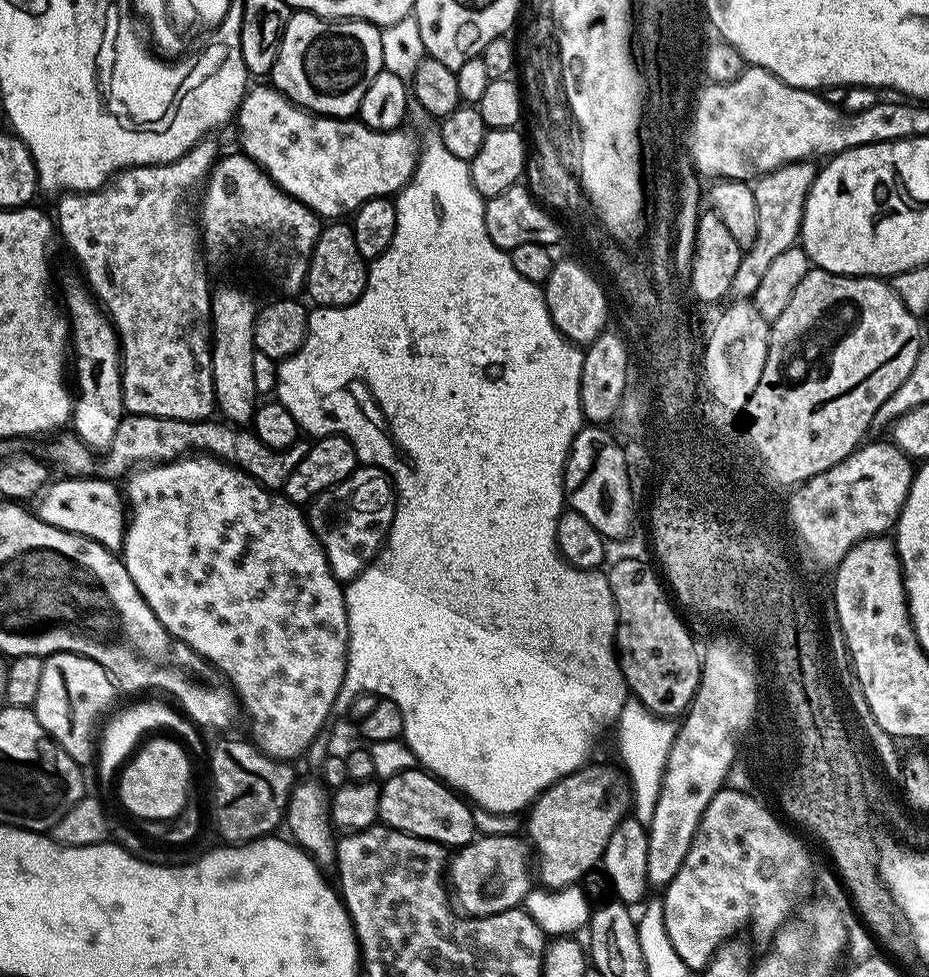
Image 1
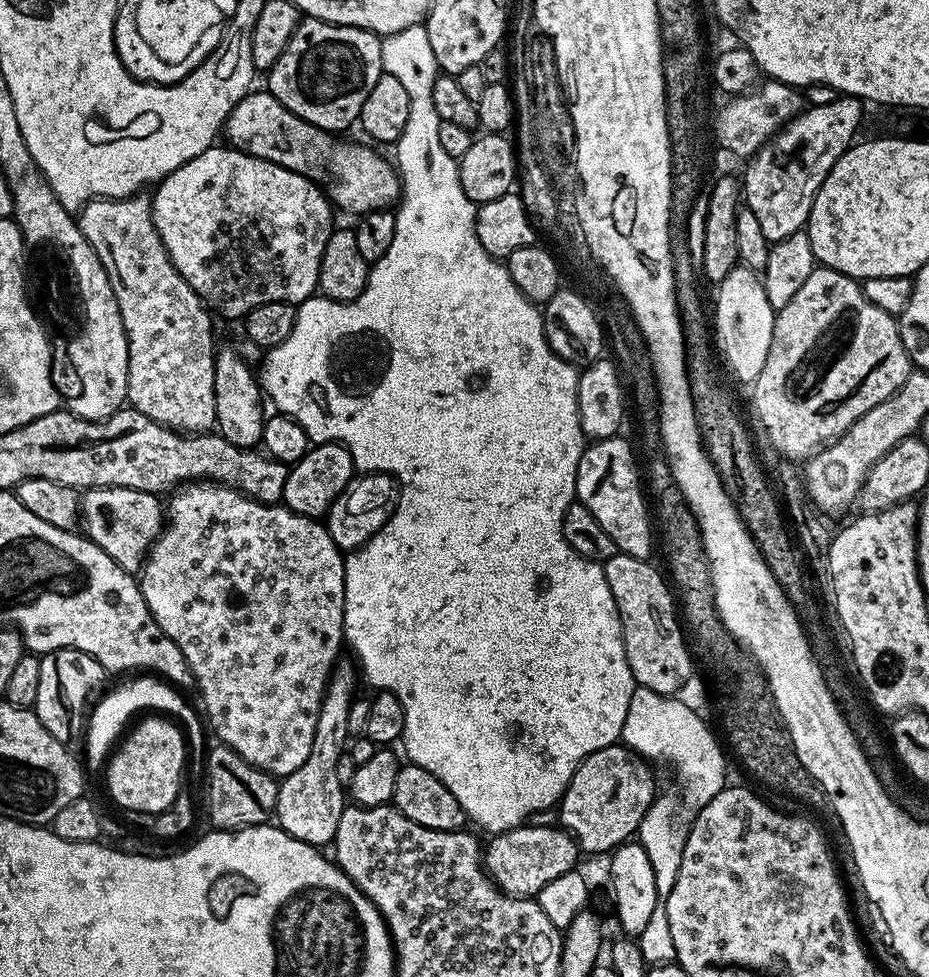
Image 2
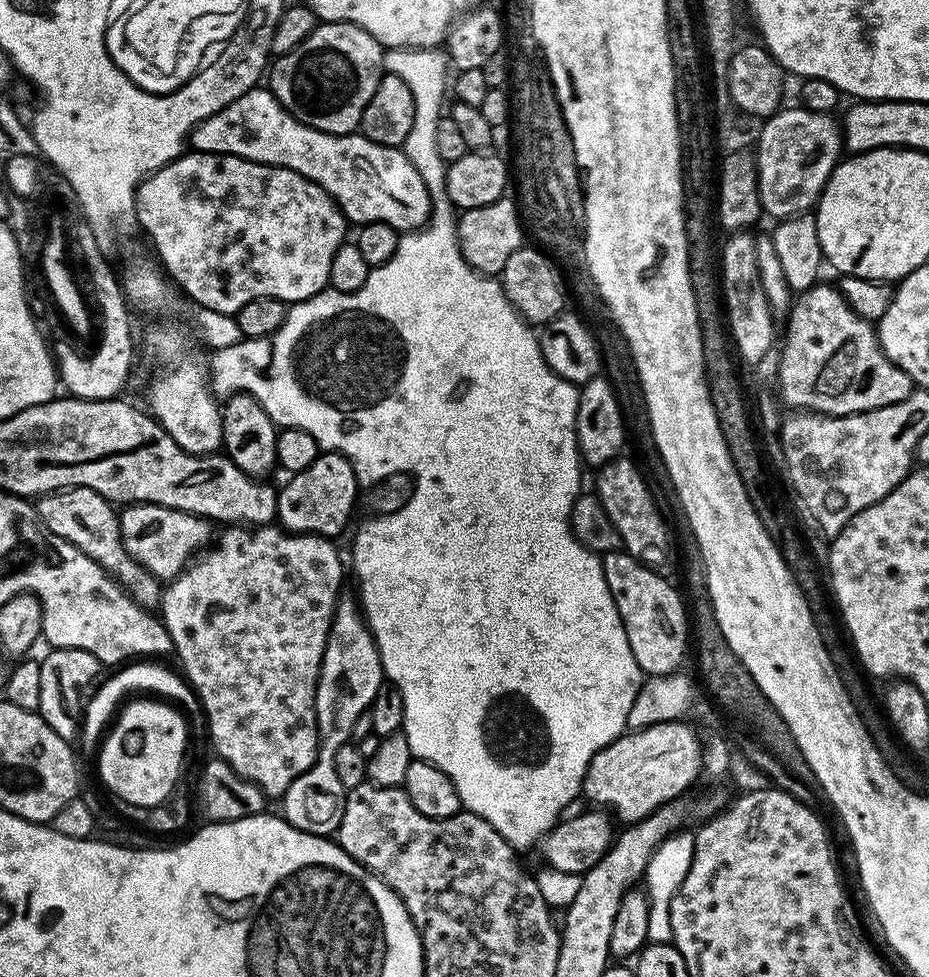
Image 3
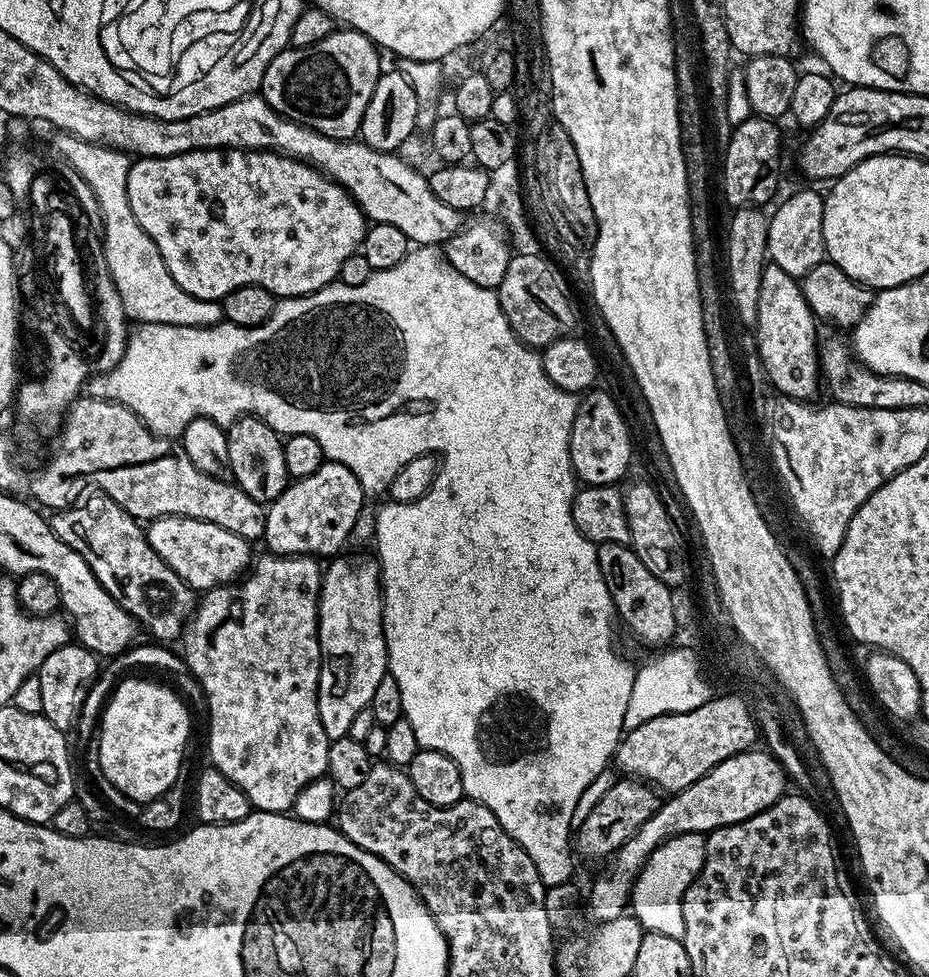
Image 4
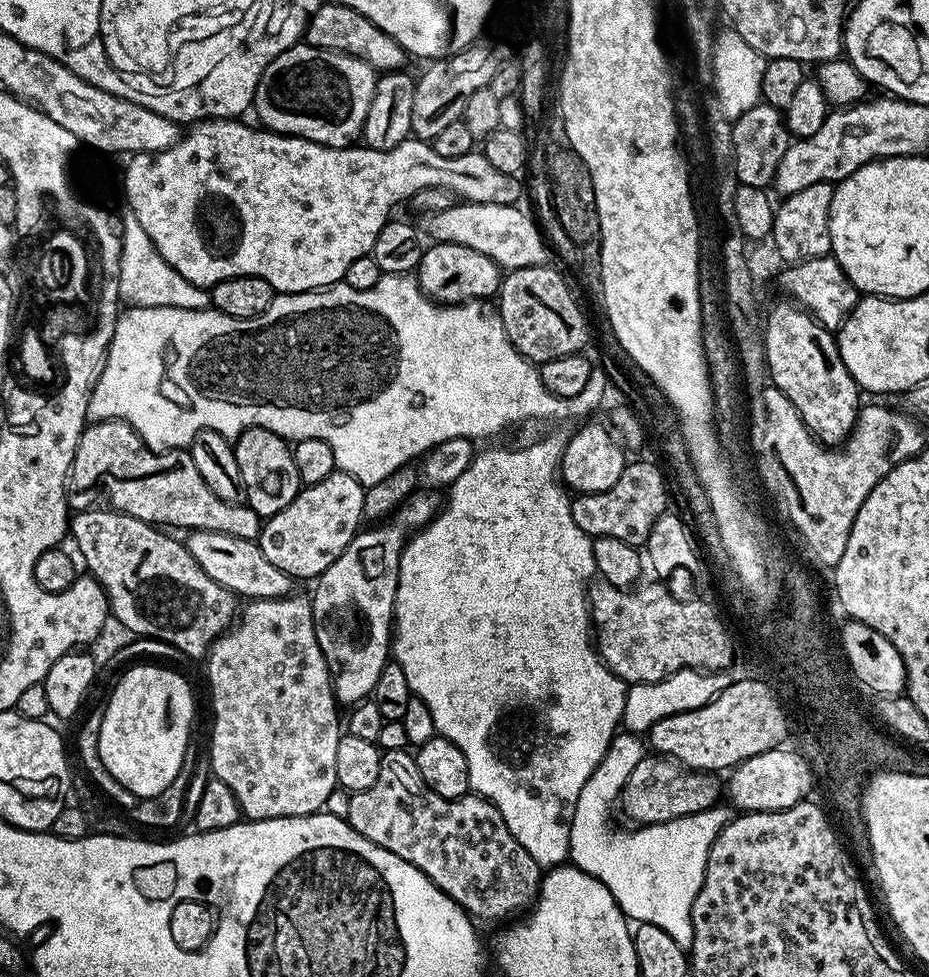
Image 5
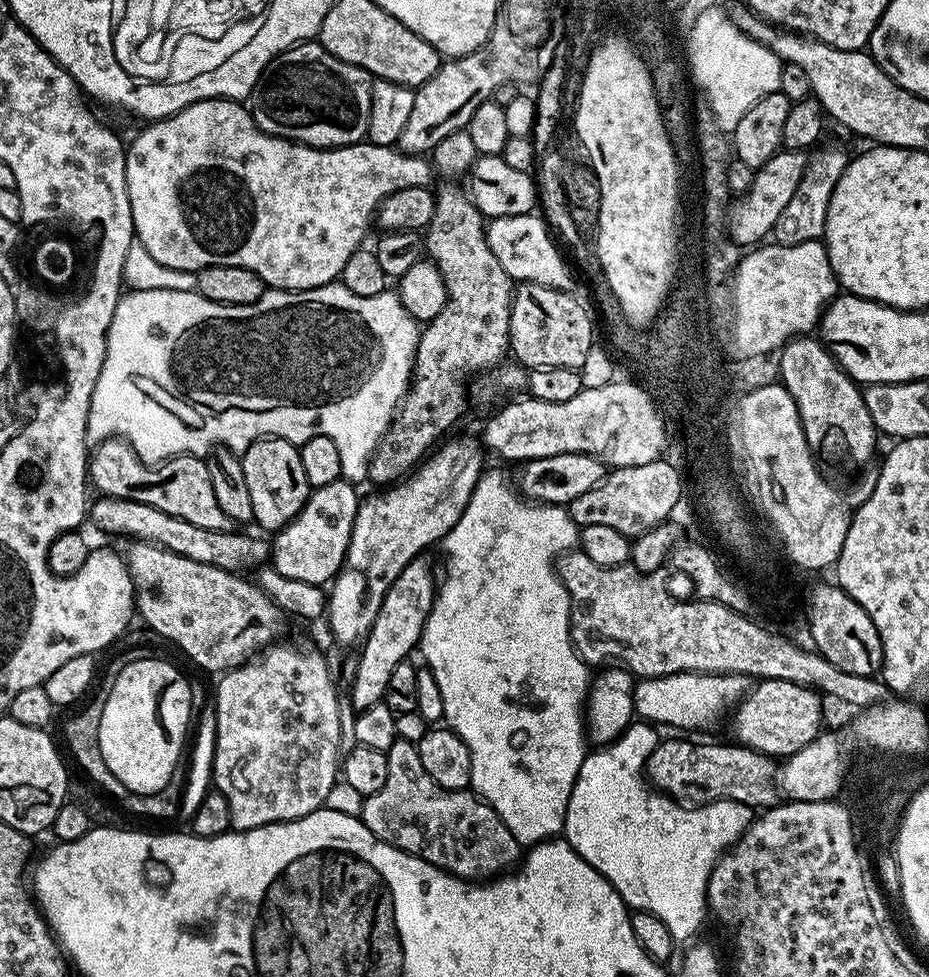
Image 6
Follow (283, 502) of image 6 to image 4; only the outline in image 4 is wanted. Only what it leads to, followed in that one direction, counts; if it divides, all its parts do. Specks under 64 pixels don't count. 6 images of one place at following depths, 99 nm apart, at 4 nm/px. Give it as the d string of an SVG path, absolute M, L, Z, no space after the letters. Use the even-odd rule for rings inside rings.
M240 416L233 424L227 425L226 431L230 446L231 479L259 504L265 506L271 504L290 483L286 470L284 440L280 433L275 432L269 424L262 422L256 416Z

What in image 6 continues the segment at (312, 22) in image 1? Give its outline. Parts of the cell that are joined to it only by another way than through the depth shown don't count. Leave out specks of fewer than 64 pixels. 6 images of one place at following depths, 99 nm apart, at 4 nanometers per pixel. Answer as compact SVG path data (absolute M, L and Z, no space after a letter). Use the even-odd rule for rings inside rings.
M301 42L284 52L280 53L258 78L256 88L250 97L250 111L254 122L263 132L268 132L272 136L281 136L284 140L295 140L297 144L309 144L311 148L344 148L348 144L359 144L367 137L368 123L370 122L370 98L372 97L372 80L364 69L357 64L347 64L334 54L330 54L318 42Z

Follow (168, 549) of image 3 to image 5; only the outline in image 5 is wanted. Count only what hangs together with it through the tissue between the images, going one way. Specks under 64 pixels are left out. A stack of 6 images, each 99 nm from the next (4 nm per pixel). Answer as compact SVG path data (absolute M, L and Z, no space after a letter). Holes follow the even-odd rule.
M189 531L187 536L186 543L194 562L198 562L198 566L202 566L202 570L206 570L206 574L210 574L214 582L218 582L218 586L226 586L226 590L236 593L237 597L251 602L293 595L293 577L278 570L278 566L274 566L270 558L262 554L256 540L234 538L230 534L221 532Z

